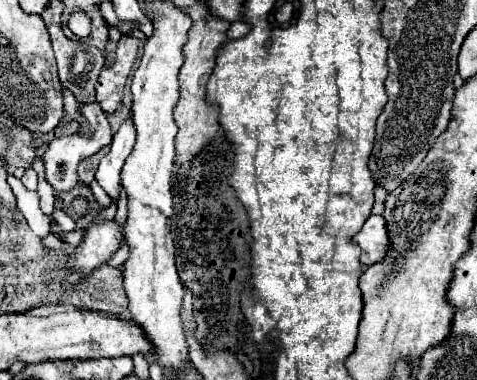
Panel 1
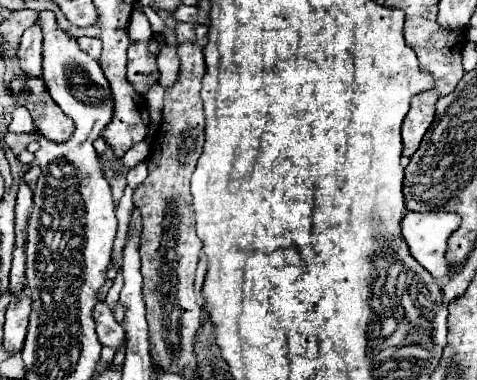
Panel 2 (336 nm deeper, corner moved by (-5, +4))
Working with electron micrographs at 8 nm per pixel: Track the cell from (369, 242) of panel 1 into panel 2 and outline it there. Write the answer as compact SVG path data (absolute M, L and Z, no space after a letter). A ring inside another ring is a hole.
M406 212L404 222L402 222L402 234L404 240L408 242L408 248L412 256L434 276L434 278L446 278L452 274L452 266L448 266L446 260L446 250L448 250L448 238L460 228L460 218L454 212L426 212L426 214L416 214L416 212Z

